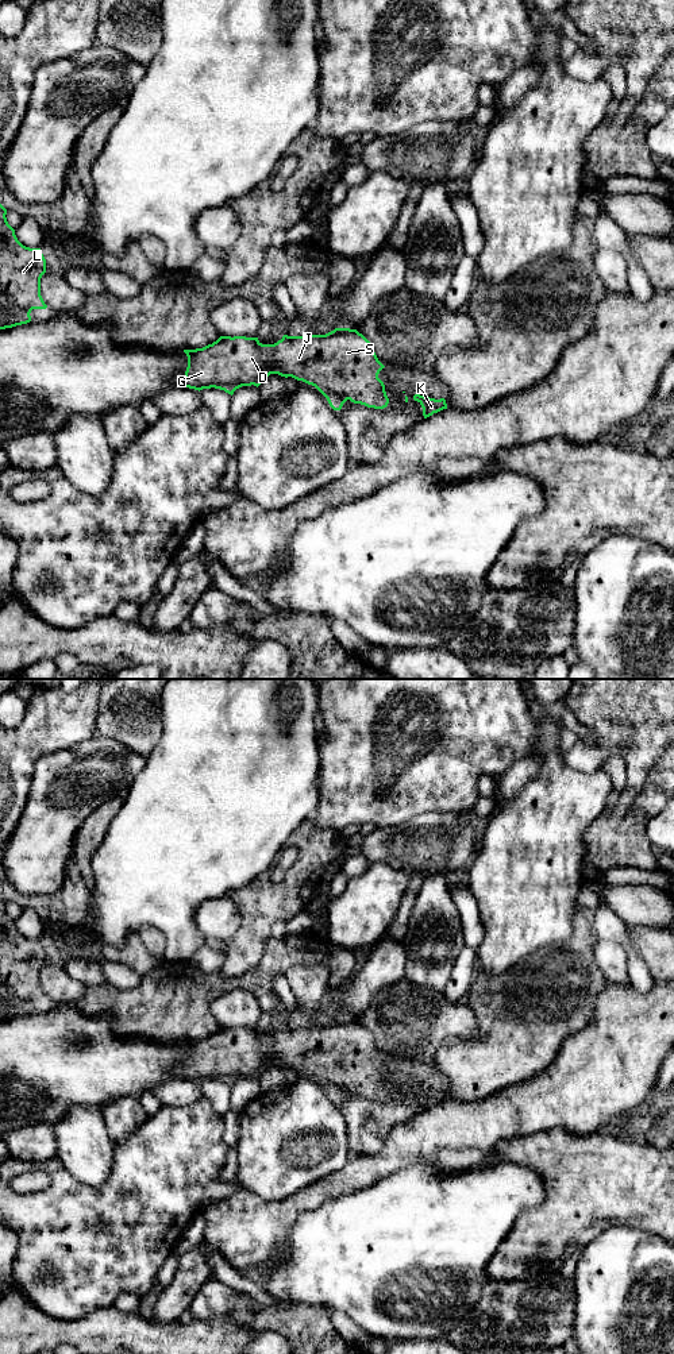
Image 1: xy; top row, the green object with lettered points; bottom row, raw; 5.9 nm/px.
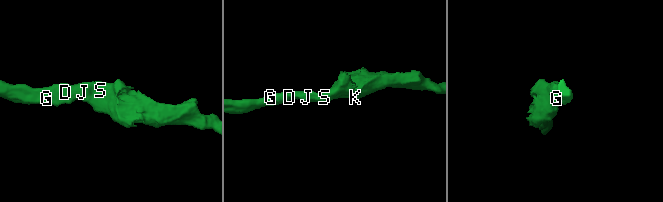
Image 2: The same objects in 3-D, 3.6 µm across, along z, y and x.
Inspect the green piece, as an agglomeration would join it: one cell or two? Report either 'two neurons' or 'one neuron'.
one neuron

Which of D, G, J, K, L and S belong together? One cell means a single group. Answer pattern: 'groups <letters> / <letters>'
groups D G J K L S

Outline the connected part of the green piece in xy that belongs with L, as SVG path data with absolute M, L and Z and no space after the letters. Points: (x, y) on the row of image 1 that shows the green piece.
M0 204L0 329L31 321L32 309L46 309L41 278L46 259L41 248L23 246L7 221Z

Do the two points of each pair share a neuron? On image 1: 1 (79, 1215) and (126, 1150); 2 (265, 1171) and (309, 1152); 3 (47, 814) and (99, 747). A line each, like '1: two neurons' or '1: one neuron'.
1: one neuron
2: one neuron
3: one neuron

